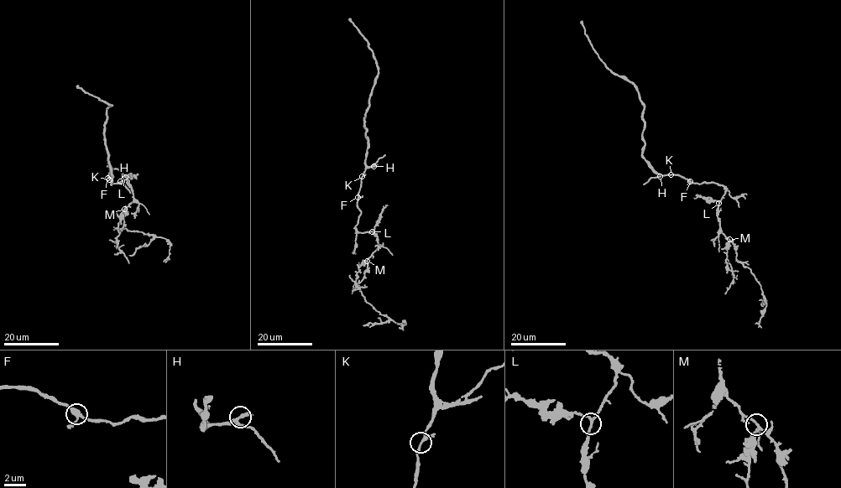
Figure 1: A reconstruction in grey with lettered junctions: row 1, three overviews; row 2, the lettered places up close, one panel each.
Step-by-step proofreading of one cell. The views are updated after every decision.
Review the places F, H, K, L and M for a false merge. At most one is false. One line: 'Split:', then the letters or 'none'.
Split: none

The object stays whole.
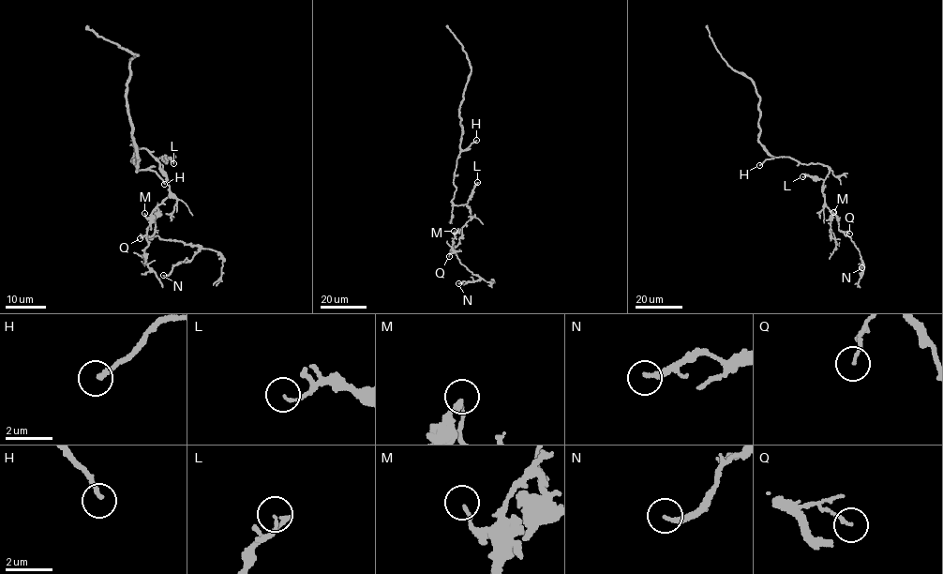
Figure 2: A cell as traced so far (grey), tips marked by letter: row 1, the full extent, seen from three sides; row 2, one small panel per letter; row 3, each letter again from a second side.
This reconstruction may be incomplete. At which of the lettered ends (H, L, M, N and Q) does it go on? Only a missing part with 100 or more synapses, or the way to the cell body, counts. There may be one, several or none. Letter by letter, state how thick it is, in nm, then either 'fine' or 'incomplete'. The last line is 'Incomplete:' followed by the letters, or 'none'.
H: 170 nm thick; incomplete
L: 110 nm thick; fine
M: 110 nm thick; fine
N: 190 nm thick; fine
Q: 130 nm thick; fine
Incomplete: H

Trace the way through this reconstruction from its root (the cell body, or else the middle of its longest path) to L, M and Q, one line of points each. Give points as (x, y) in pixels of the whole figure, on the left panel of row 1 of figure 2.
L: (132, 160), (137, 149), (135, 143), (132, 144), (146, 148), (154, 157), (170, 158), (173, 163)
M: (132, 160), (138, 146), (132, 143), (146, 148), (158, 162), (169, 187), (168, 198), (149, 217), (144, 213)
Q: (132, 160), (138, 146), (132, 143), (146, 148), (169, 187), (169, 196), (157, 205), (155, 233), (140, 238)

